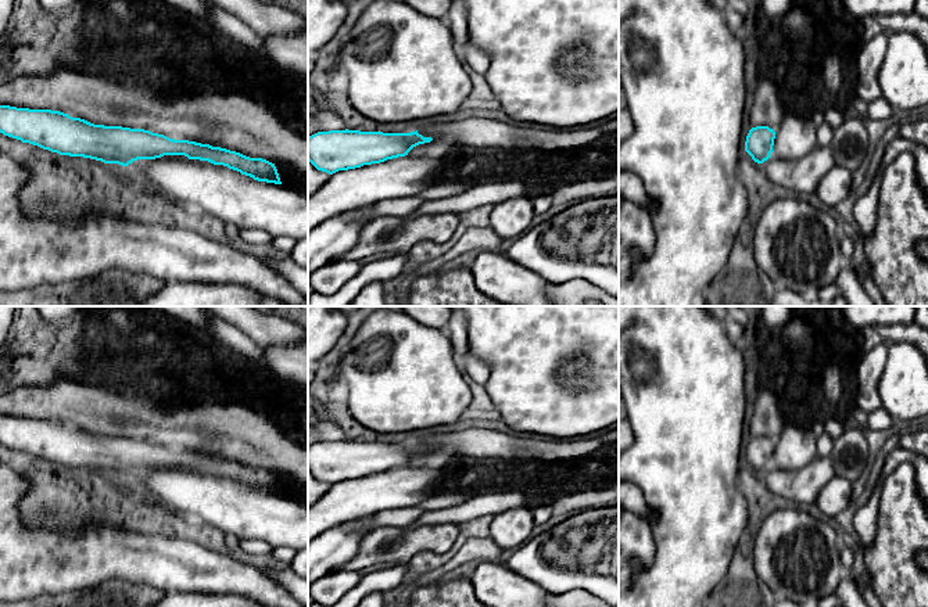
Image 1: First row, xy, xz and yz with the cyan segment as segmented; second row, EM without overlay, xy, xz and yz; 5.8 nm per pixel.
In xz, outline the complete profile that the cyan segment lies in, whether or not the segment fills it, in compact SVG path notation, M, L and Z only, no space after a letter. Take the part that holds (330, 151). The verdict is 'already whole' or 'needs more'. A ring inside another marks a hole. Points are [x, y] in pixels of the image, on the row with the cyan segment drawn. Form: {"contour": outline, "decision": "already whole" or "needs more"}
{"contour": "M359 130L318 132L308 137L308 161L322 172L333 175L338 170L380 164L387 159L405 157L408 152L431 137L416 132L383 133Z", "decision": "already whole"}

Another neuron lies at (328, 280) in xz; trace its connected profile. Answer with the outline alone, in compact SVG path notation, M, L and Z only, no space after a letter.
M338 259L313 272L308 277L308 283L315 292L333 295L354 279L362 266L358 261Z

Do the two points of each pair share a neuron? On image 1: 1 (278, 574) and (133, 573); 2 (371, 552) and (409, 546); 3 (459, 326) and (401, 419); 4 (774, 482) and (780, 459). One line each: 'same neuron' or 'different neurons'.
1: different neurons
2: same neuron
3: different neurons
4: different neurons

